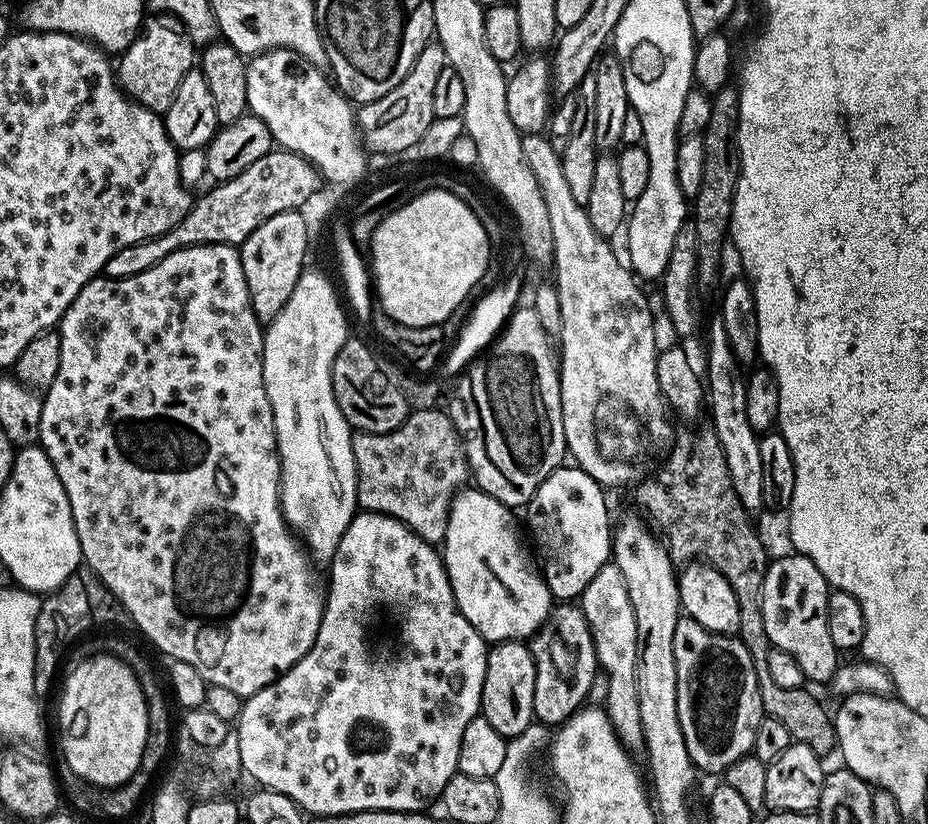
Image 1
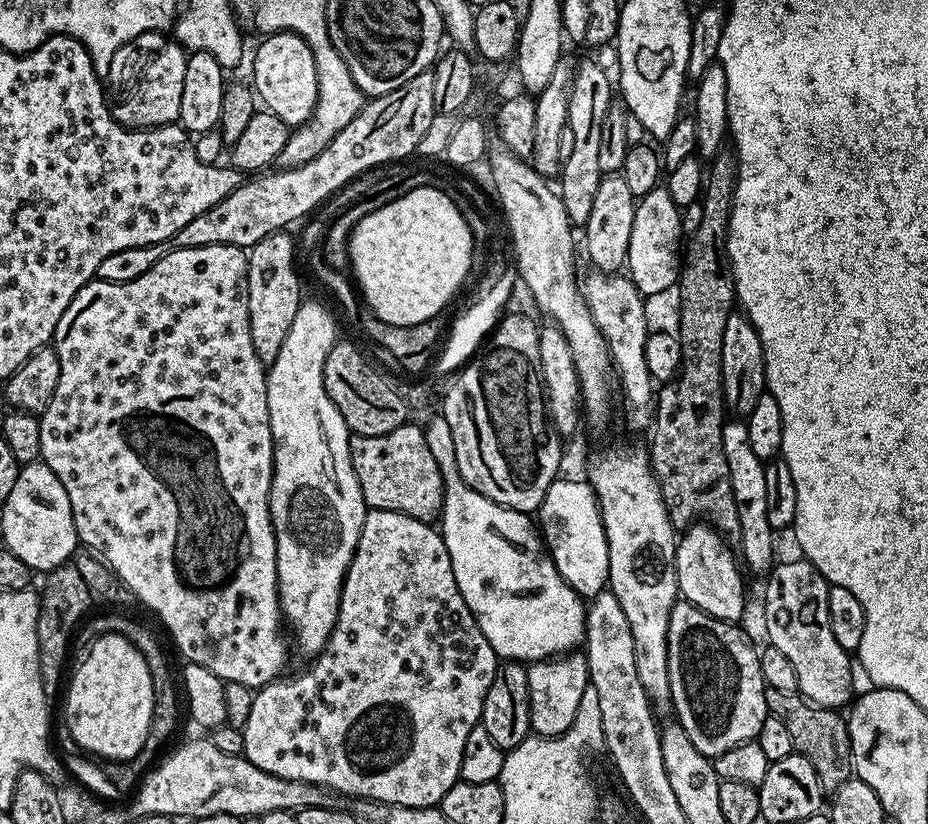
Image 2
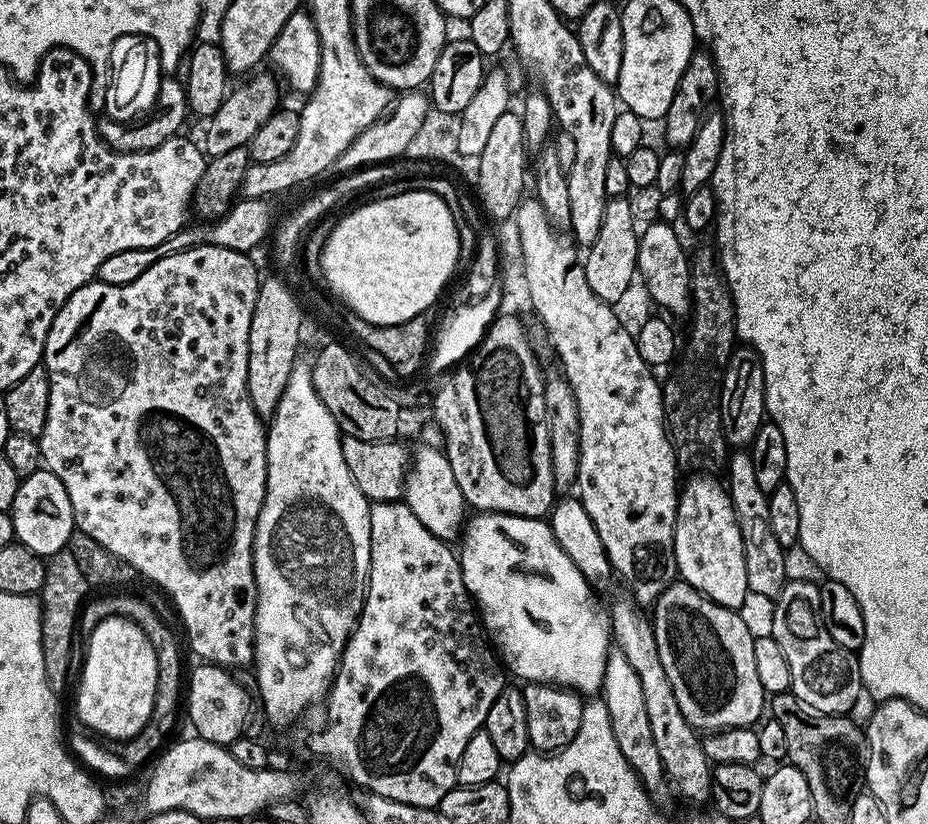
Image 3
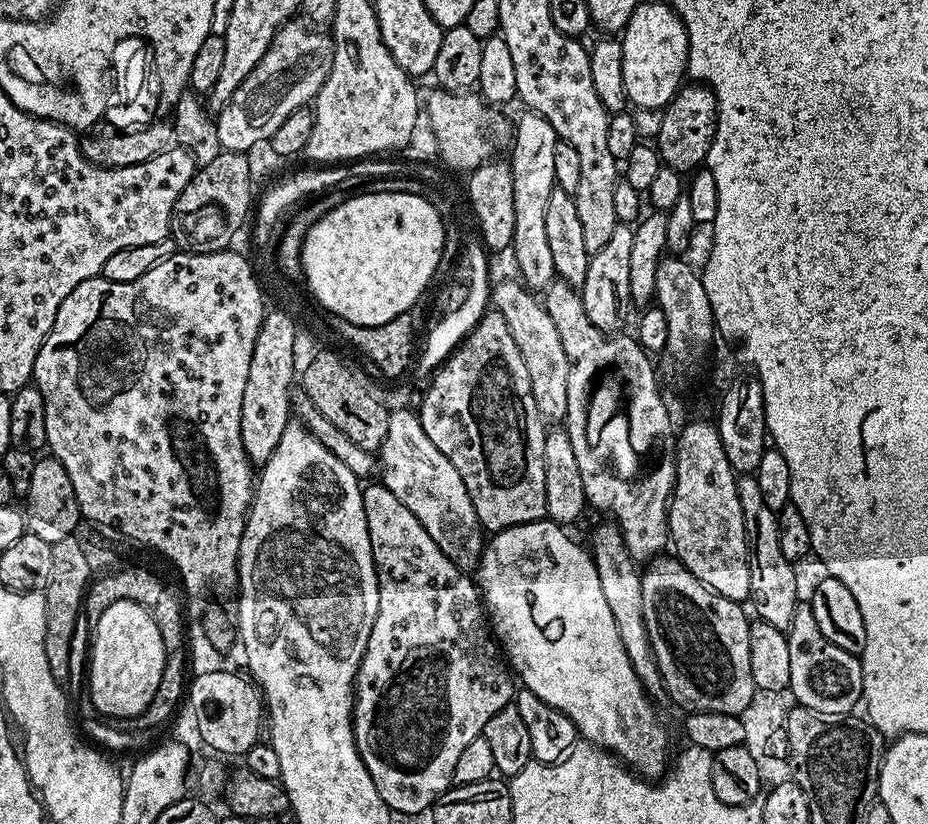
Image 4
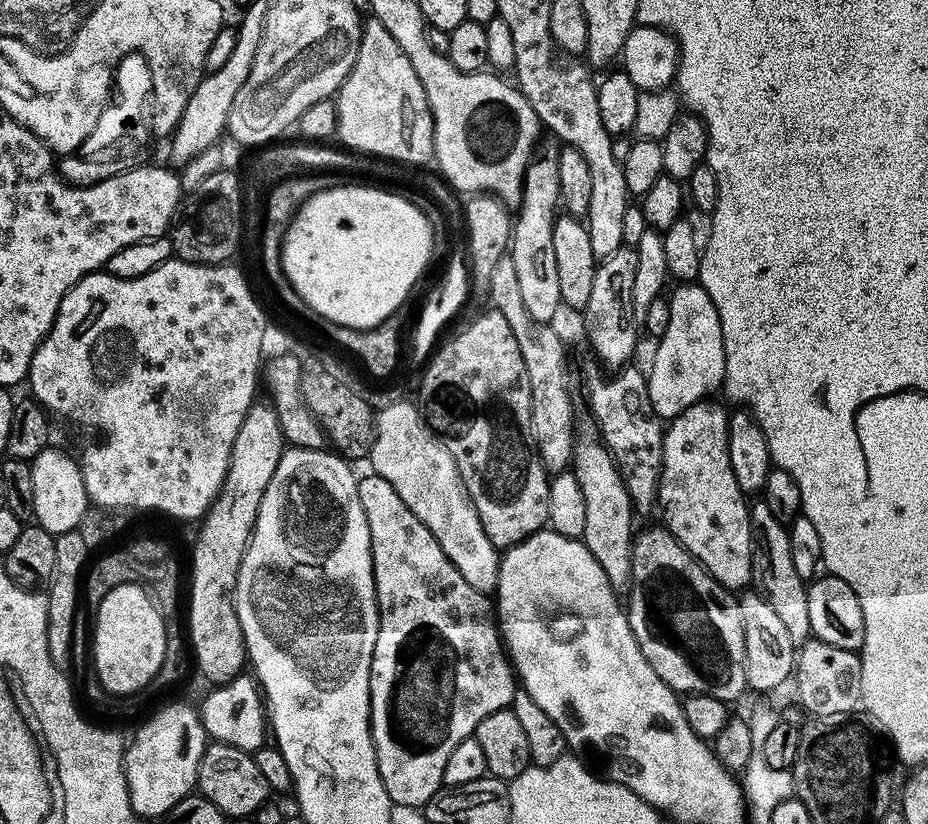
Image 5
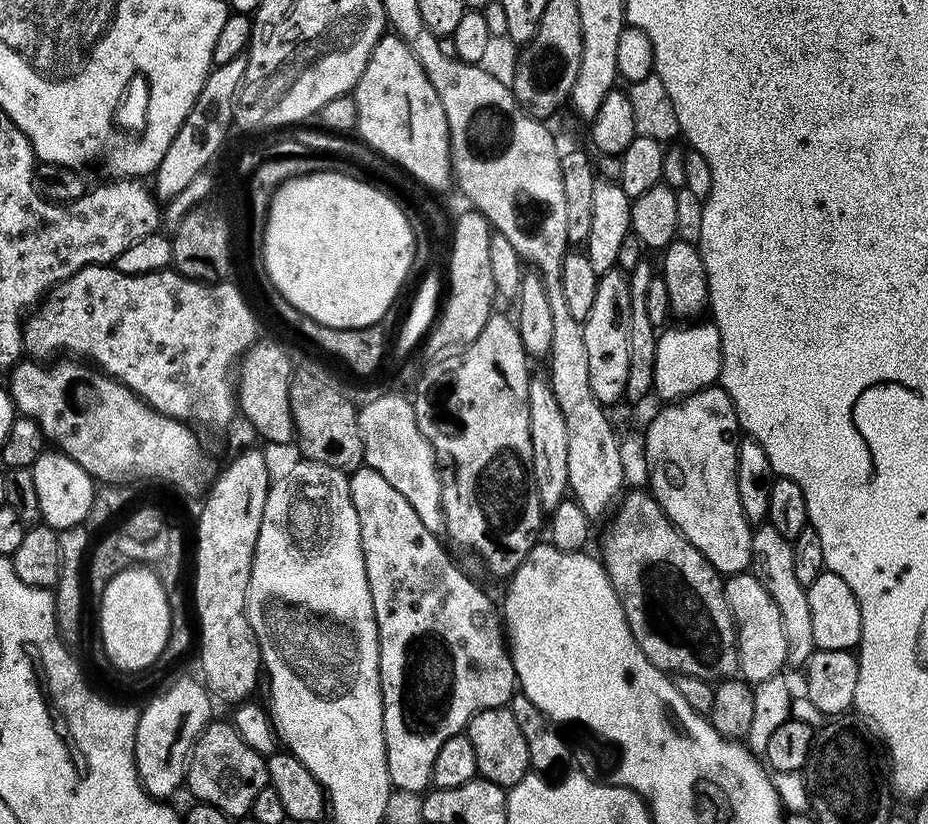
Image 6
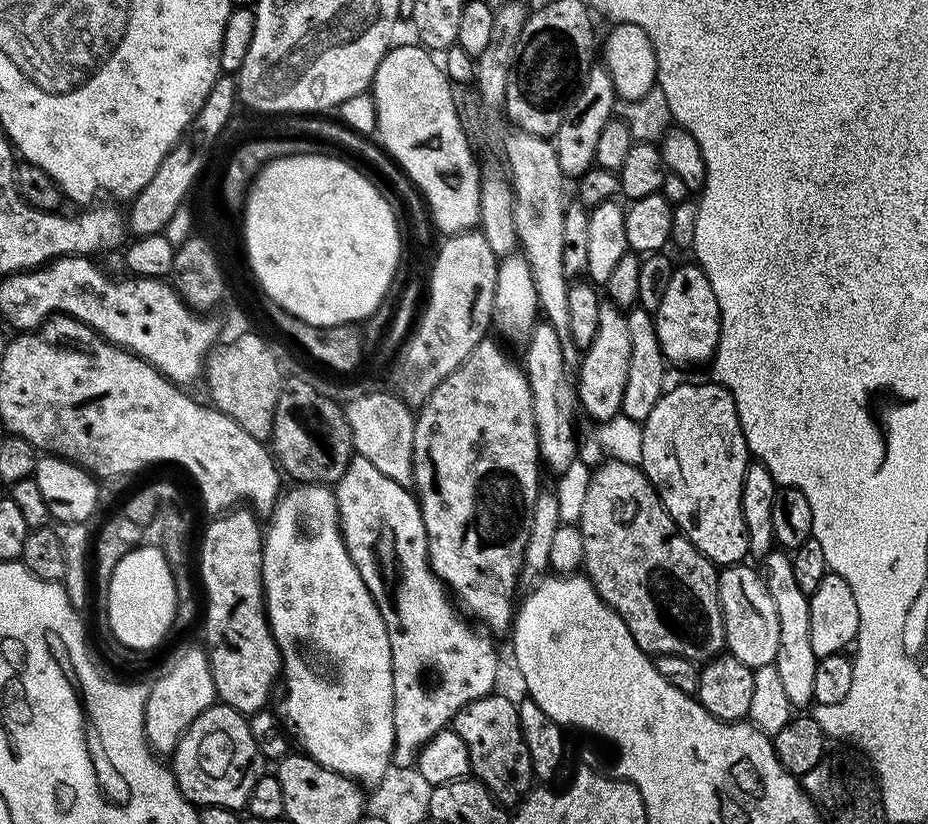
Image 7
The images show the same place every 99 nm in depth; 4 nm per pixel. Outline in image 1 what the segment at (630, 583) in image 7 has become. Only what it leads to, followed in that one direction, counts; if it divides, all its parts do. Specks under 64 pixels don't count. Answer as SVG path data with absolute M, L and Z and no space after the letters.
M681 615L678 626L674 626L674 670L678 678L678 722L682 726L682 738L686 738L686 750L690 754L693 764L701 773L716 772L716 774L723 774L729 766L738 762L738 758L751 753L756 728L760 725L764 716L764 707L762 706L762 698L758 690L758 678L756 677L756 661L746 650L746 646L735 635L714 634L710 630L706 630L706 626L698 626L698 622L694 622L694 618Z

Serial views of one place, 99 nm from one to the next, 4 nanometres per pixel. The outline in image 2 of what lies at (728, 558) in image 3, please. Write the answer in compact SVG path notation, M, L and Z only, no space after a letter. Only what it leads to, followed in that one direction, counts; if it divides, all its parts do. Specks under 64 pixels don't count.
M693 523L679 537L676 546L676 587L679 595L698 606L698 610L719 620L740 622L743 618L746 587L740 577L742 568L737 553L732 553L728 544L729 541L707 523Z

